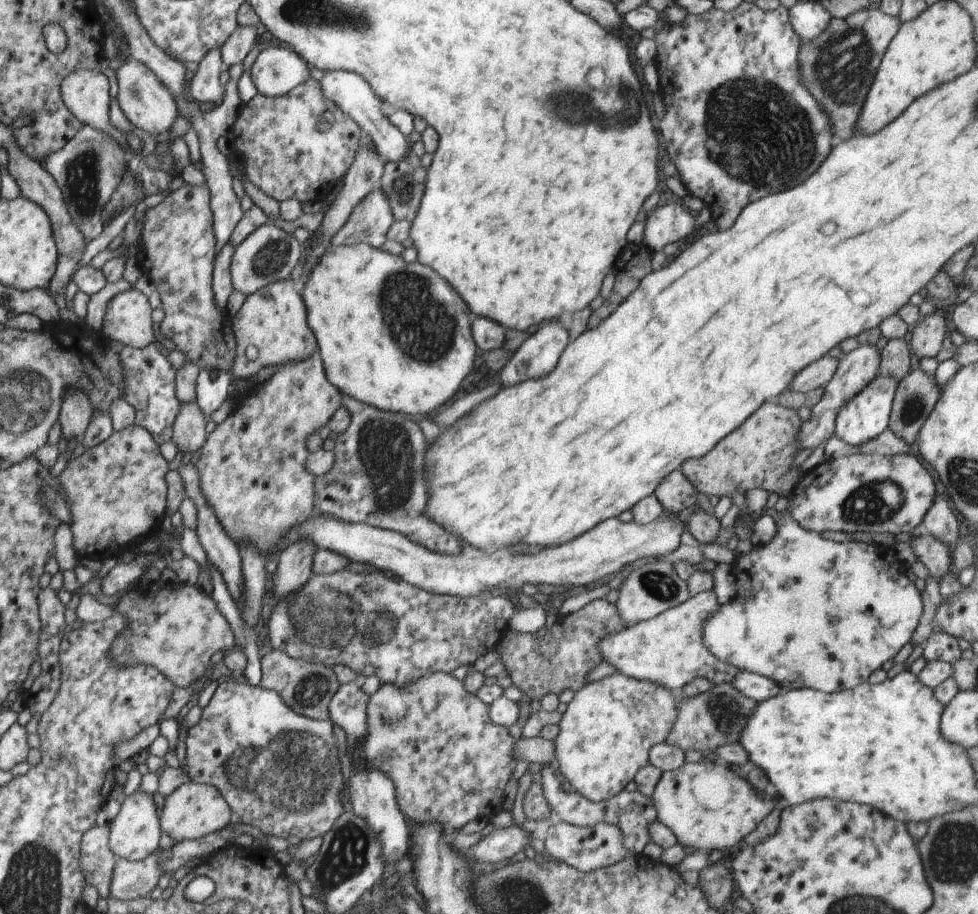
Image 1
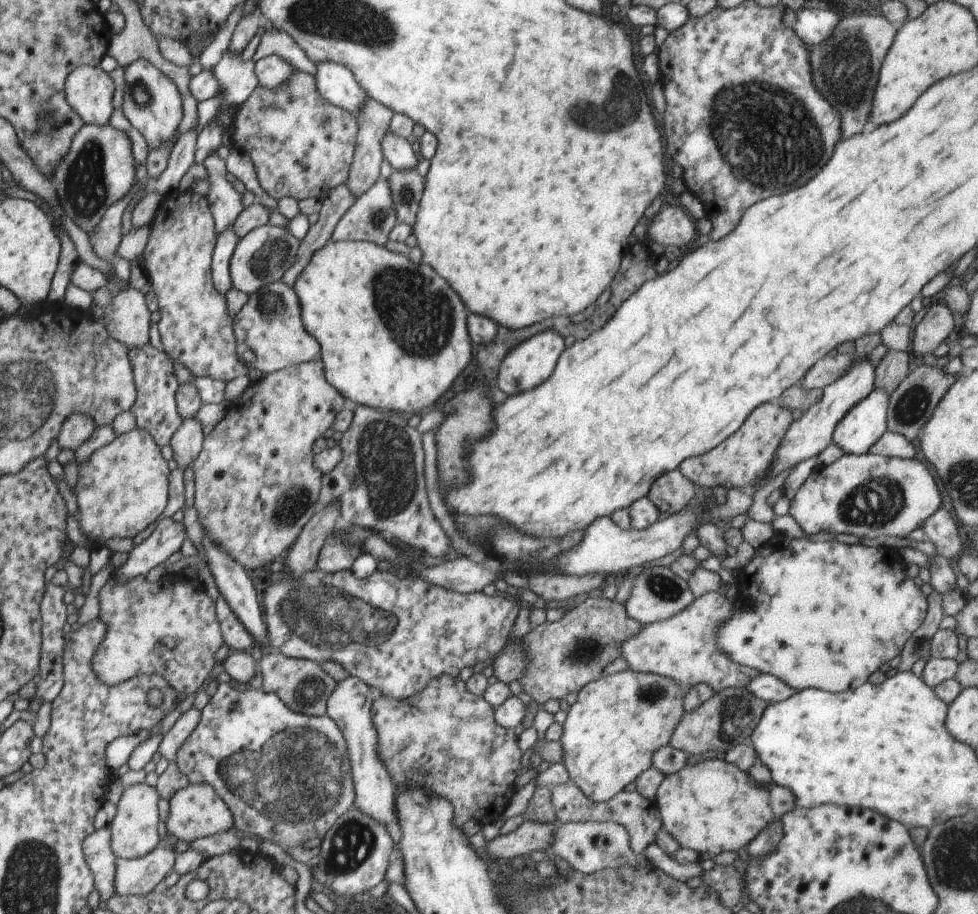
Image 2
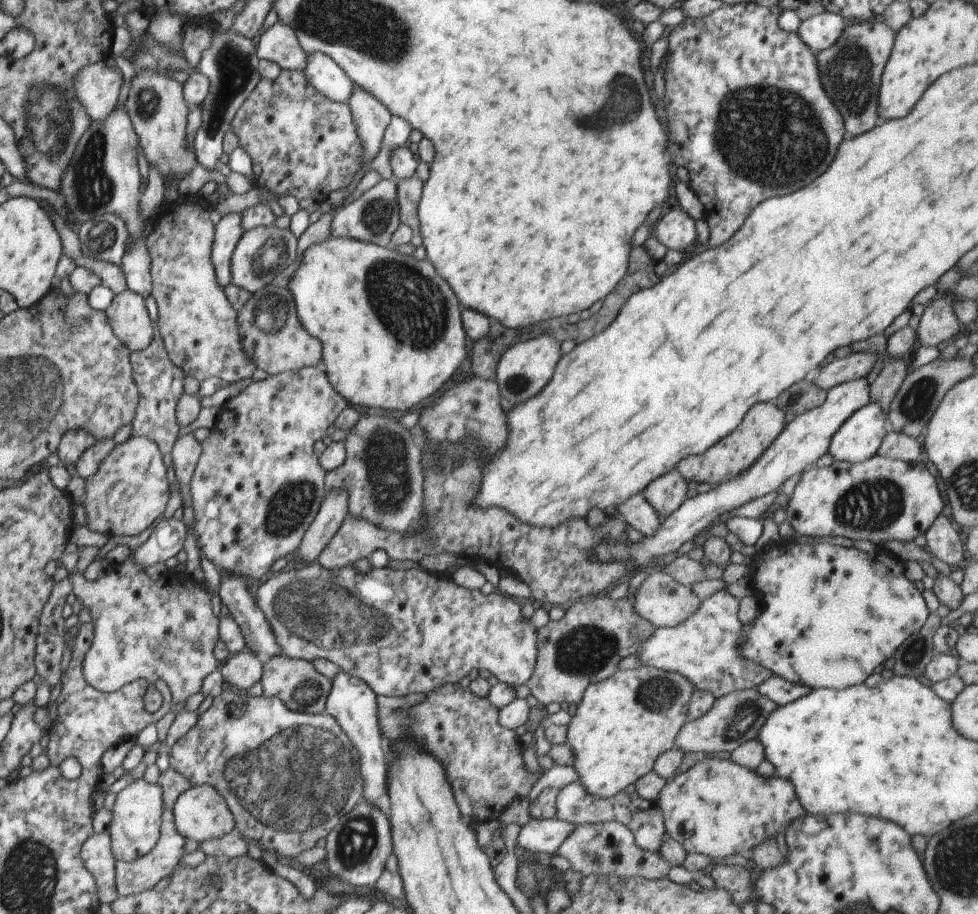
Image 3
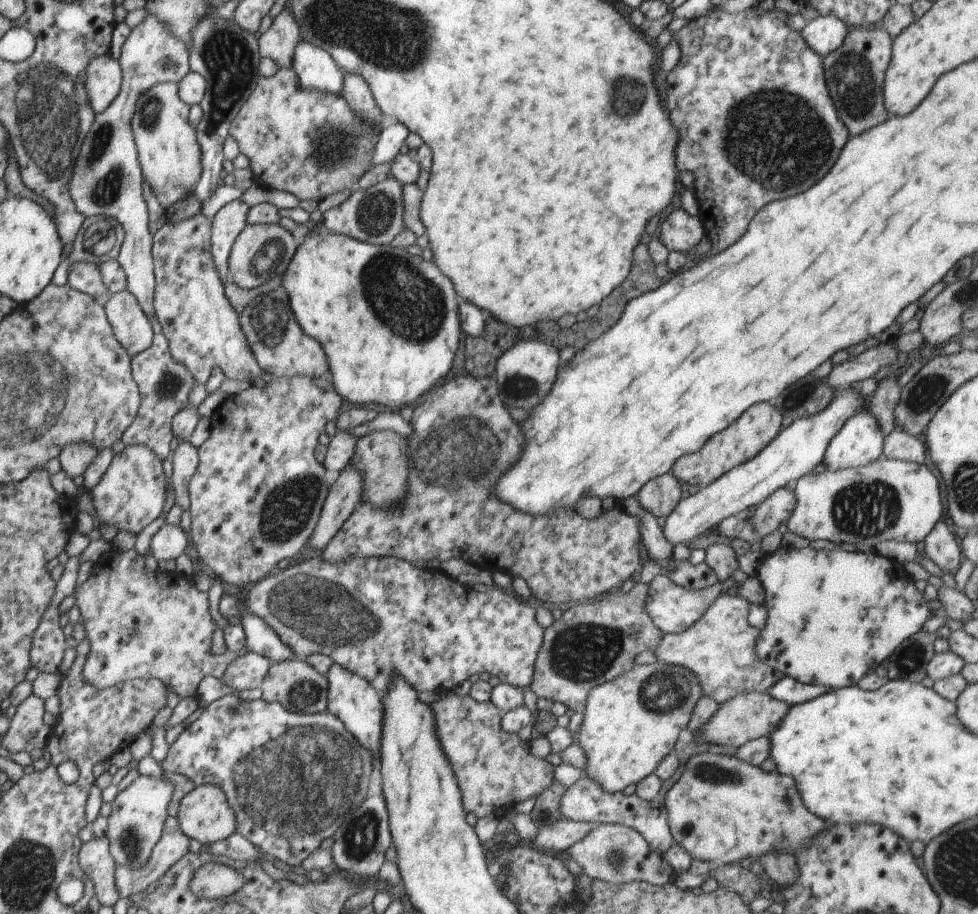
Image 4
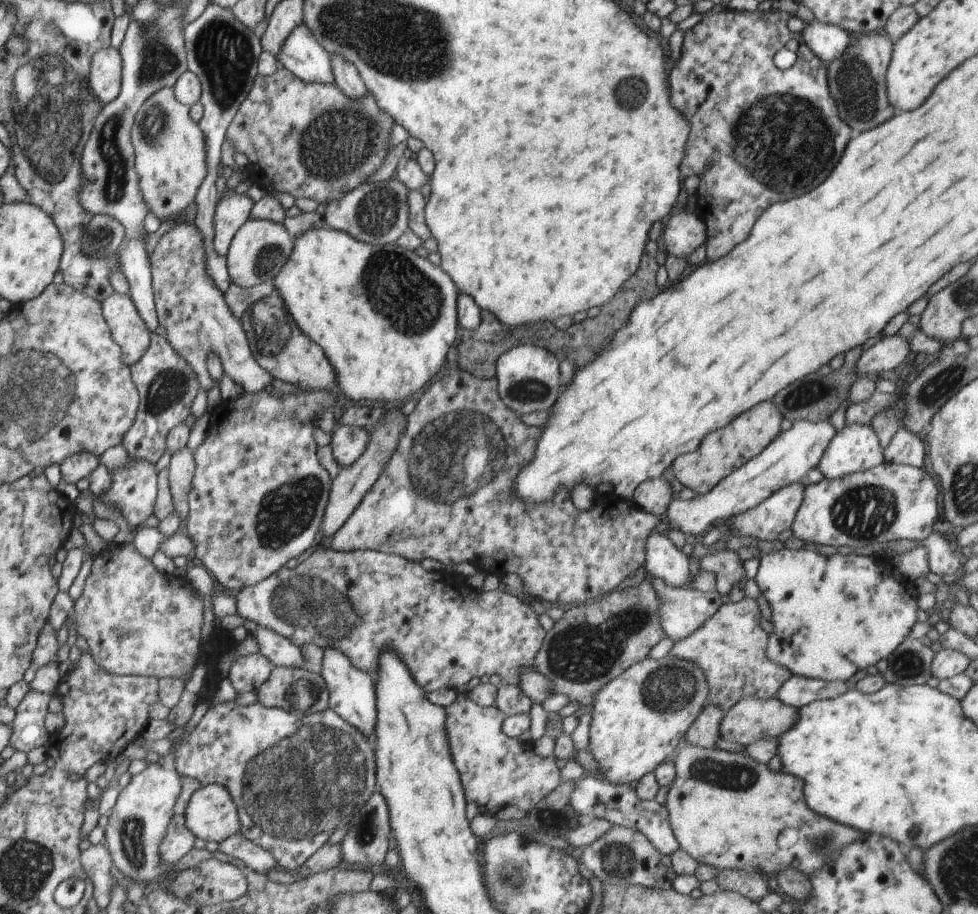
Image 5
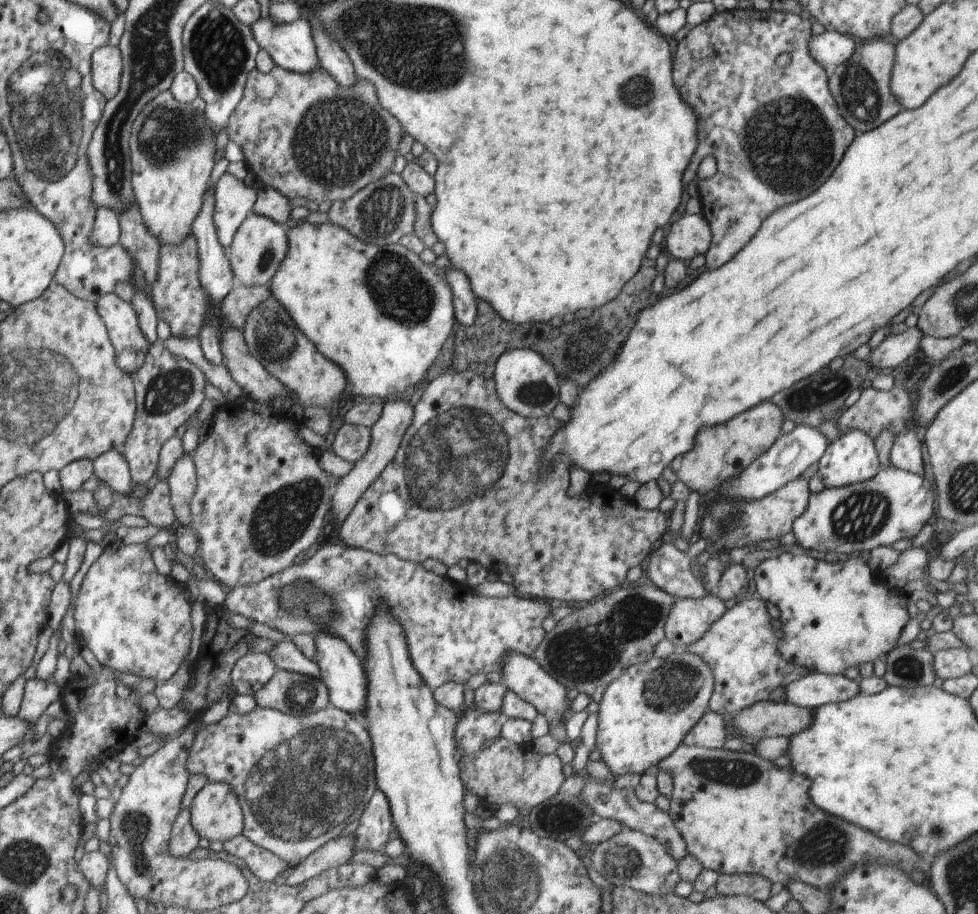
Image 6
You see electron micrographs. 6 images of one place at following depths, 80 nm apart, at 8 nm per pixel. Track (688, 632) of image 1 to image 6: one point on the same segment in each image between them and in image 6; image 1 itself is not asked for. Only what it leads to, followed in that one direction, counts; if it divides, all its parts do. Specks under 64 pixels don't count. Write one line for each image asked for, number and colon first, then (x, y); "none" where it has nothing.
2: (683, 647)
3: (704, 649)
4: (719, 649)
5: (730, 648)
6: (740, 647)

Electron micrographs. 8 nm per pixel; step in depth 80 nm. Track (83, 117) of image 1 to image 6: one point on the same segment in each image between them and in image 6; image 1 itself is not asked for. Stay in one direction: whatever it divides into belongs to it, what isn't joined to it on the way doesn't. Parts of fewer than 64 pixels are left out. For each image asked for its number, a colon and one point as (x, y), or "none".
2: (89, 90)
3: (97, 86)
4: (103, 80)
5: (105, 75)
6: (107, 66)

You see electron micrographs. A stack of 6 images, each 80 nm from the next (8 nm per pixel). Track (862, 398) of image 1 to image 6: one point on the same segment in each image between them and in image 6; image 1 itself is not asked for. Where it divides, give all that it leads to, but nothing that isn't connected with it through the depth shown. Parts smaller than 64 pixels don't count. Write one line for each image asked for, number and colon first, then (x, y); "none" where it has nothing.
2: (859, 430)
3: (859, 438)
4: (859, 442)
5: (856, 448)
6: (852, 458)

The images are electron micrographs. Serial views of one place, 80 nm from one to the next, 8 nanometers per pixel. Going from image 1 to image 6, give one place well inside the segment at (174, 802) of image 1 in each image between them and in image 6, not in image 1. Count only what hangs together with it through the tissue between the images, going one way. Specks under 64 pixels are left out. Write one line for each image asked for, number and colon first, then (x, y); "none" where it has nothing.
2: (197, 811)
3: (200, 813)
4: (204, 814)
5: (211, 814)
6: (216, 813)

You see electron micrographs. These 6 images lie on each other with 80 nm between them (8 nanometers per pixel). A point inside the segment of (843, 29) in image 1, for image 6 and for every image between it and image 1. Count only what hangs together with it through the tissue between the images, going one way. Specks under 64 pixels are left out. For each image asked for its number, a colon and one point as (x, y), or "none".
2: (845, 67)
3: (850, 70)
4: (855, 73)
5: (857, 80)
6: (861, 86)

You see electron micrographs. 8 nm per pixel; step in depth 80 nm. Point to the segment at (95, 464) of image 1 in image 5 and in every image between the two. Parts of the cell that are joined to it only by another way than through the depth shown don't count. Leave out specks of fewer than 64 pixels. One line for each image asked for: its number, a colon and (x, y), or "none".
2: (123, 488)
3: (129, 491)
4: (131, 494)
5: (133, 491)

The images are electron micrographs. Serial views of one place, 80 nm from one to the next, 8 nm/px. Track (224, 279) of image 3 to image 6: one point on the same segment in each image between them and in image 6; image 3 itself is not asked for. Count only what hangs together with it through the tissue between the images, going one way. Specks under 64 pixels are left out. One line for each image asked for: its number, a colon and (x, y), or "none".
4: (230, 220)
5: (233, 210)
6: (234, 200)

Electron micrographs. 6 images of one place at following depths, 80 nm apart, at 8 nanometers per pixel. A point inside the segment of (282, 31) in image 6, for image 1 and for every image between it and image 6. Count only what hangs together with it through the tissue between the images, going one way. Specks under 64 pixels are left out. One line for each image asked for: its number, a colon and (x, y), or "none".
1: (347, 90)
2: (336, 84)
3: (323, 73)
4: (315, 68)
5: (301, 54)

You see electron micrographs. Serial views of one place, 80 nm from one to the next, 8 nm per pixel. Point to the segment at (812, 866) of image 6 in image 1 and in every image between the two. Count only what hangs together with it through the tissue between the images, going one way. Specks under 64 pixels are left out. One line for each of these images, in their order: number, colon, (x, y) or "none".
1: (707, 806)
2: (711, 807)
3: (716, 808)
4: (722, 810)
5: (726, 810)

